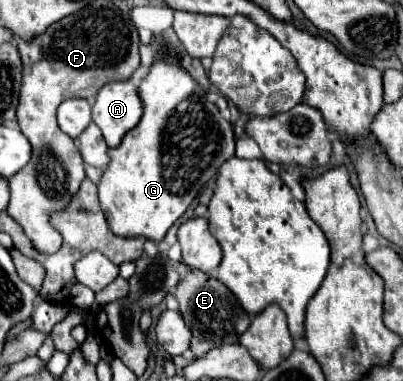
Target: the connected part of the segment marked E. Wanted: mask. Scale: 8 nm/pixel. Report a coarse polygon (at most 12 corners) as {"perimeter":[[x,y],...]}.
{"perimeter":[[191,270],[175,290],[191,352],[237,344],[251,316],[213,276]]}

